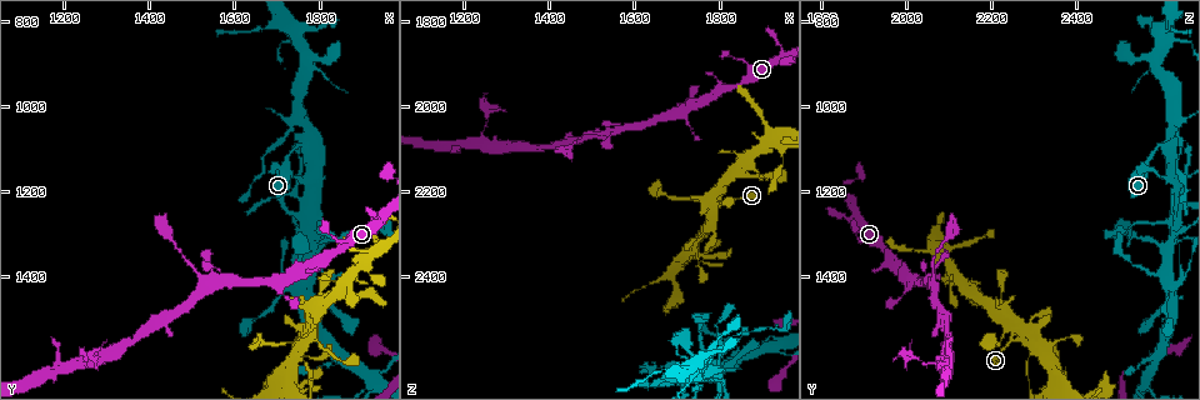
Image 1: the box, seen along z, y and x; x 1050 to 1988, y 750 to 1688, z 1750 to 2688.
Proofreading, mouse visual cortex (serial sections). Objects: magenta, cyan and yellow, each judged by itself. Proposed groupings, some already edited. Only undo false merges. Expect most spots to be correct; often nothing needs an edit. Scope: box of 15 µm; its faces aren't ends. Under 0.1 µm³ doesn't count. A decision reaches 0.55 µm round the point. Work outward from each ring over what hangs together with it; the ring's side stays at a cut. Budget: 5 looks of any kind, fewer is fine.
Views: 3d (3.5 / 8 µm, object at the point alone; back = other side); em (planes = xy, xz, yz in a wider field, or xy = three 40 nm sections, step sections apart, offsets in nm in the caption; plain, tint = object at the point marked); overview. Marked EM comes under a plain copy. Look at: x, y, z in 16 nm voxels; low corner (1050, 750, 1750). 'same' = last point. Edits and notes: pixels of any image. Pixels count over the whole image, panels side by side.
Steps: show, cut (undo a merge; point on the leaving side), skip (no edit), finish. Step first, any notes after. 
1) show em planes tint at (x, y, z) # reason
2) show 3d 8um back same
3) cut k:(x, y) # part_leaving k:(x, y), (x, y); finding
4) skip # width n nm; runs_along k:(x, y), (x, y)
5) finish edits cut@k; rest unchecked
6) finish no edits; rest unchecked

show 3d 3.5um at (1800, 1550, 2240) # three arms meet

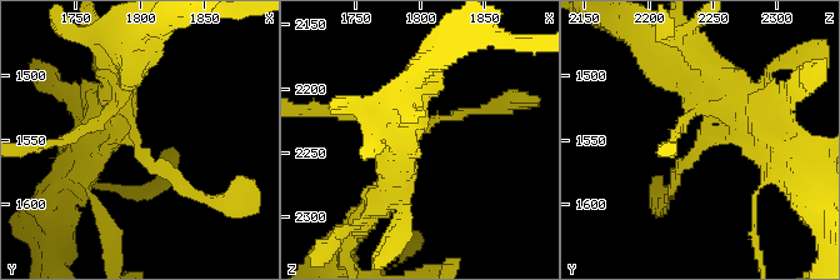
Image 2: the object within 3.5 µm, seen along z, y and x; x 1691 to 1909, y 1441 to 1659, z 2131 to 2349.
show em xy step 3 tint at (1798, 1550, 2242)

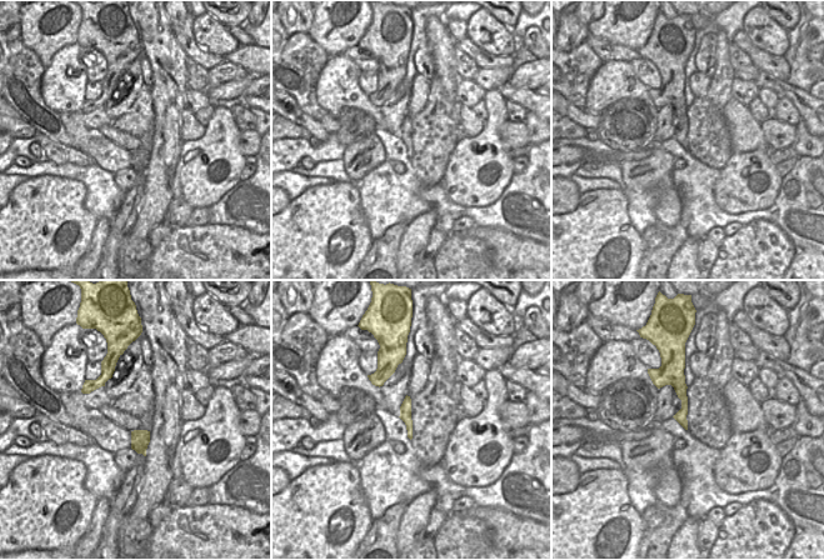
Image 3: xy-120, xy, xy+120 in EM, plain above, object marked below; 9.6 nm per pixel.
skip # runs_along 3:(679, 369), (684, 423); continuous, no second cell

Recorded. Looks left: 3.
show 3d 8um at (1785, 1300, 2625) # thin arm on a thick one

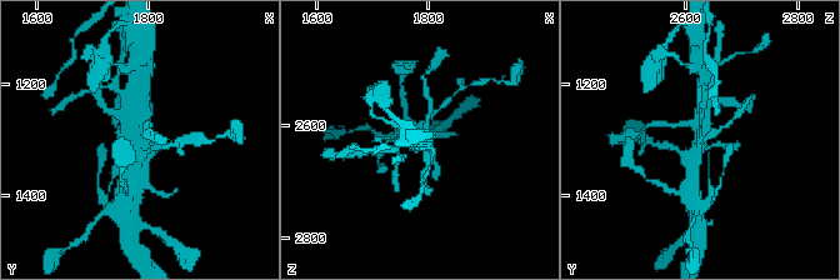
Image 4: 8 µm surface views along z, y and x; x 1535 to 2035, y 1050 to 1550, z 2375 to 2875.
show 3d 3.5um back at (1790, 1300, 2630) # closer look

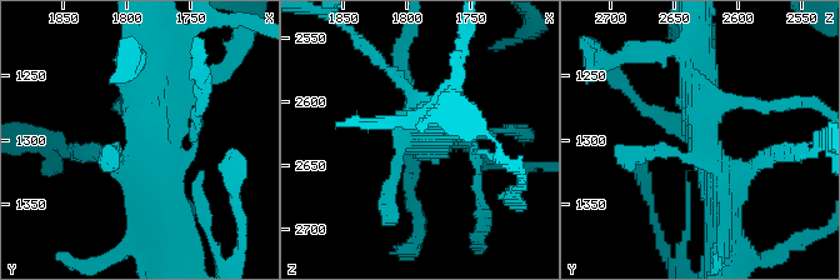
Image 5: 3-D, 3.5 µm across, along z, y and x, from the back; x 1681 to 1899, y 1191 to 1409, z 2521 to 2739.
show em planes tint at (1786, 1304, 2626) # need the tissue

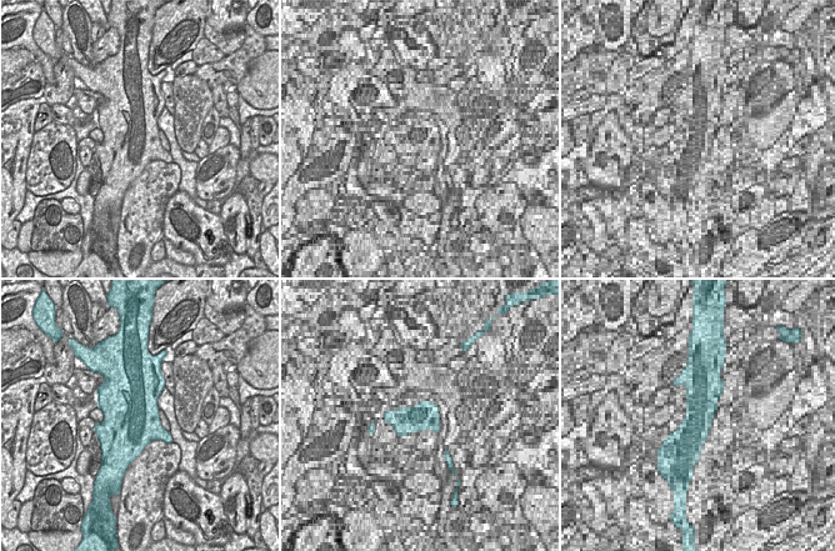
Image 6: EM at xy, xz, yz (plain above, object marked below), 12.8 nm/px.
skip # all the same cell

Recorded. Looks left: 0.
finish no edits; rest unchecked

